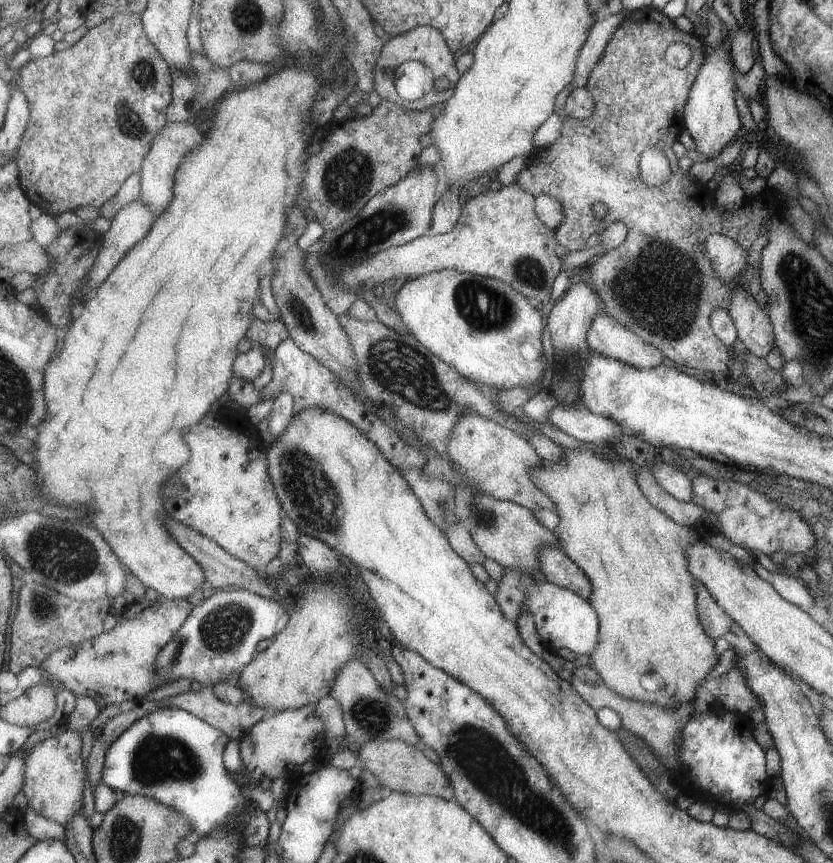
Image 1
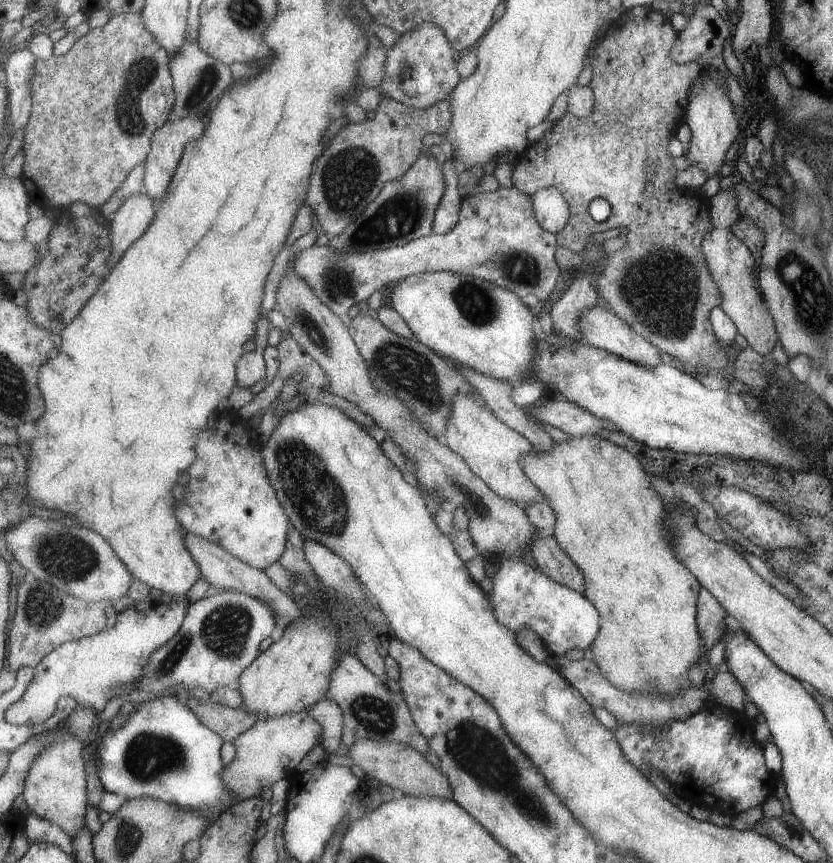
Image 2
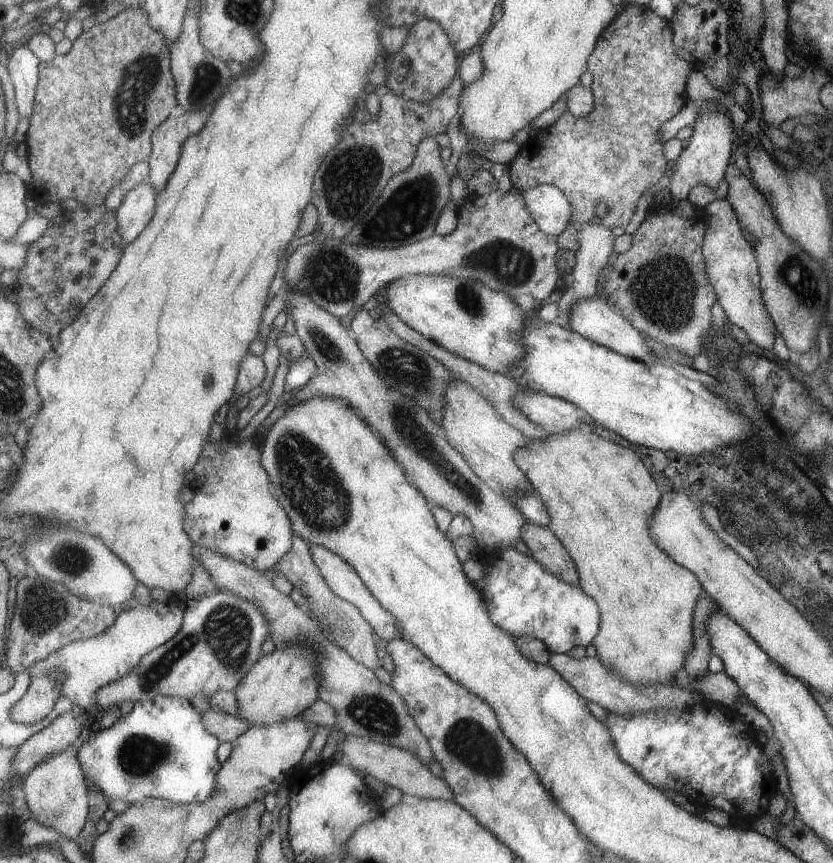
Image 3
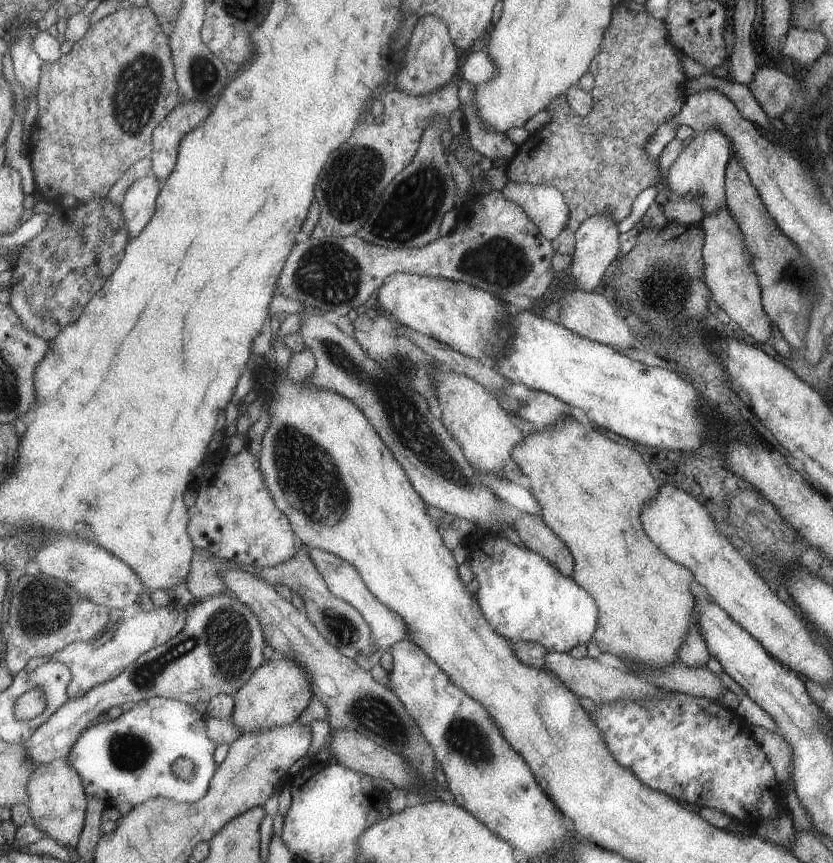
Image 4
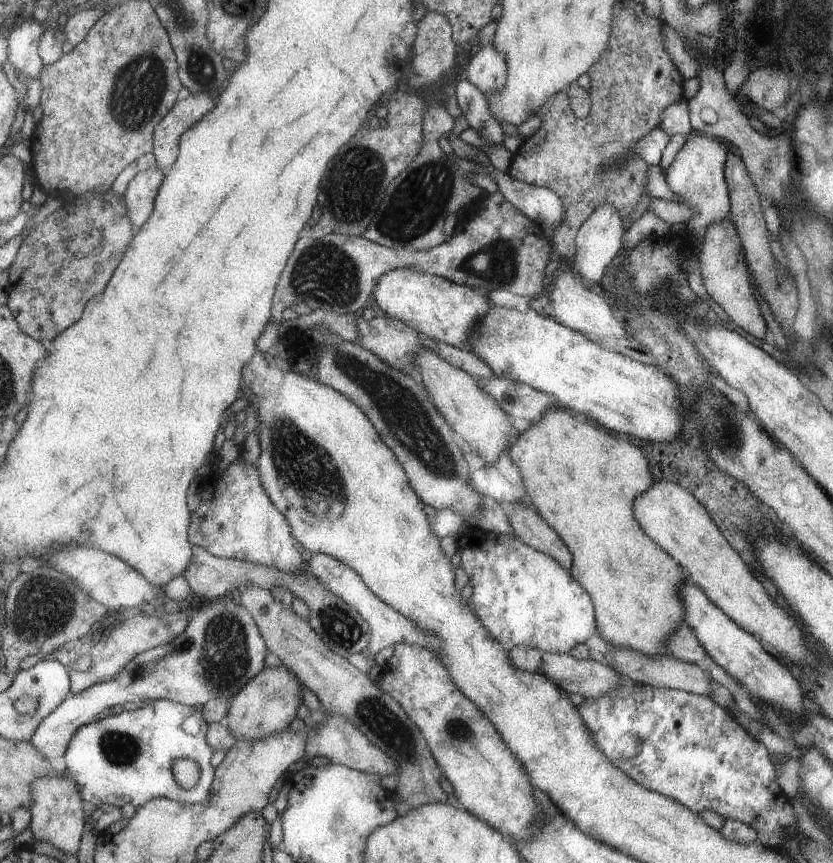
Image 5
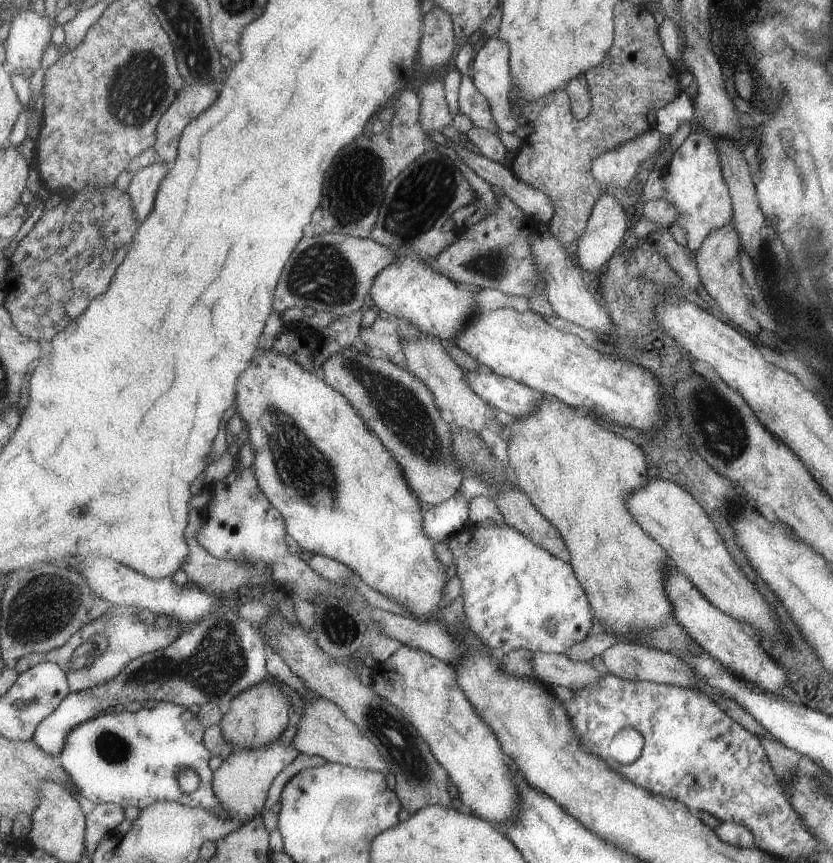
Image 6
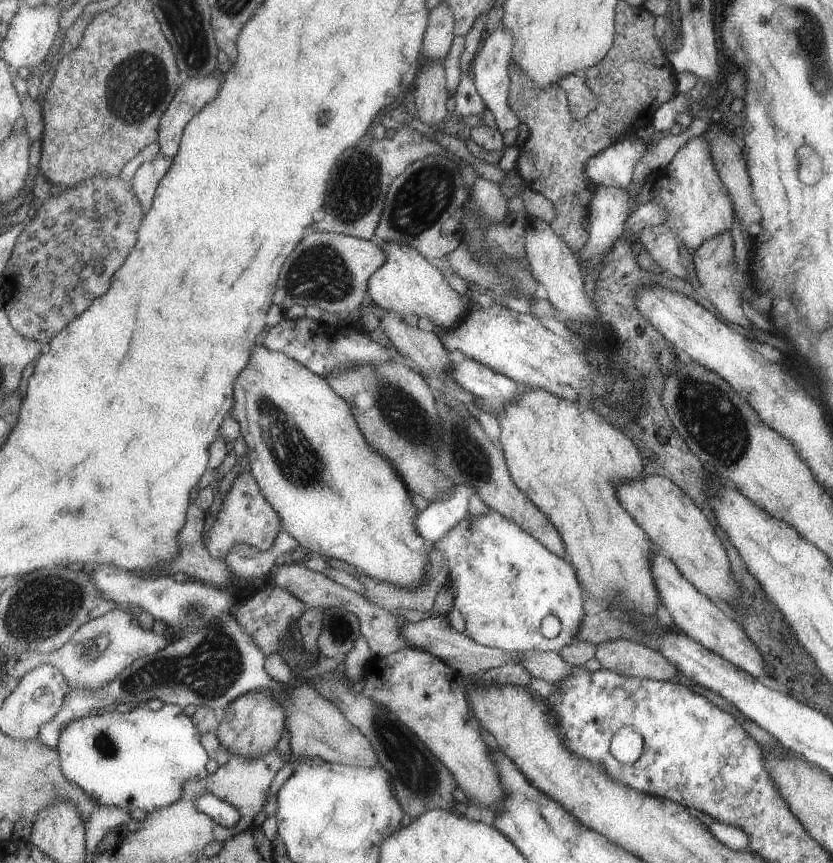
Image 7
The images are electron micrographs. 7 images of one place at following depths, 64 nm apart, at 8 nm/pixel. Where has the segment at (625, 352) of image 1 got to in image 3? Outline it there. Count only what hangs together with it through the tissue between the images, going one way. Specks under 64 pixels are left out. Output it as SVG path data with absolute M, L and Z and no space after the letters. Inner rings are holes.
M595 296L591 300L579 300L579 304L573 308L573 318L571 318L571 326L569 328L579 332L579 336L583 336L585 340L591 340L593 344L605 346L605 348L609 348L609 350L613 350L613 352L617 352L621 356L631 358L631 360L637 360L637 362L655 360L653 358L653 350L641 338L643 334L633 324L629 324L627 318L623 318L617 312L613 312L601 296Z

